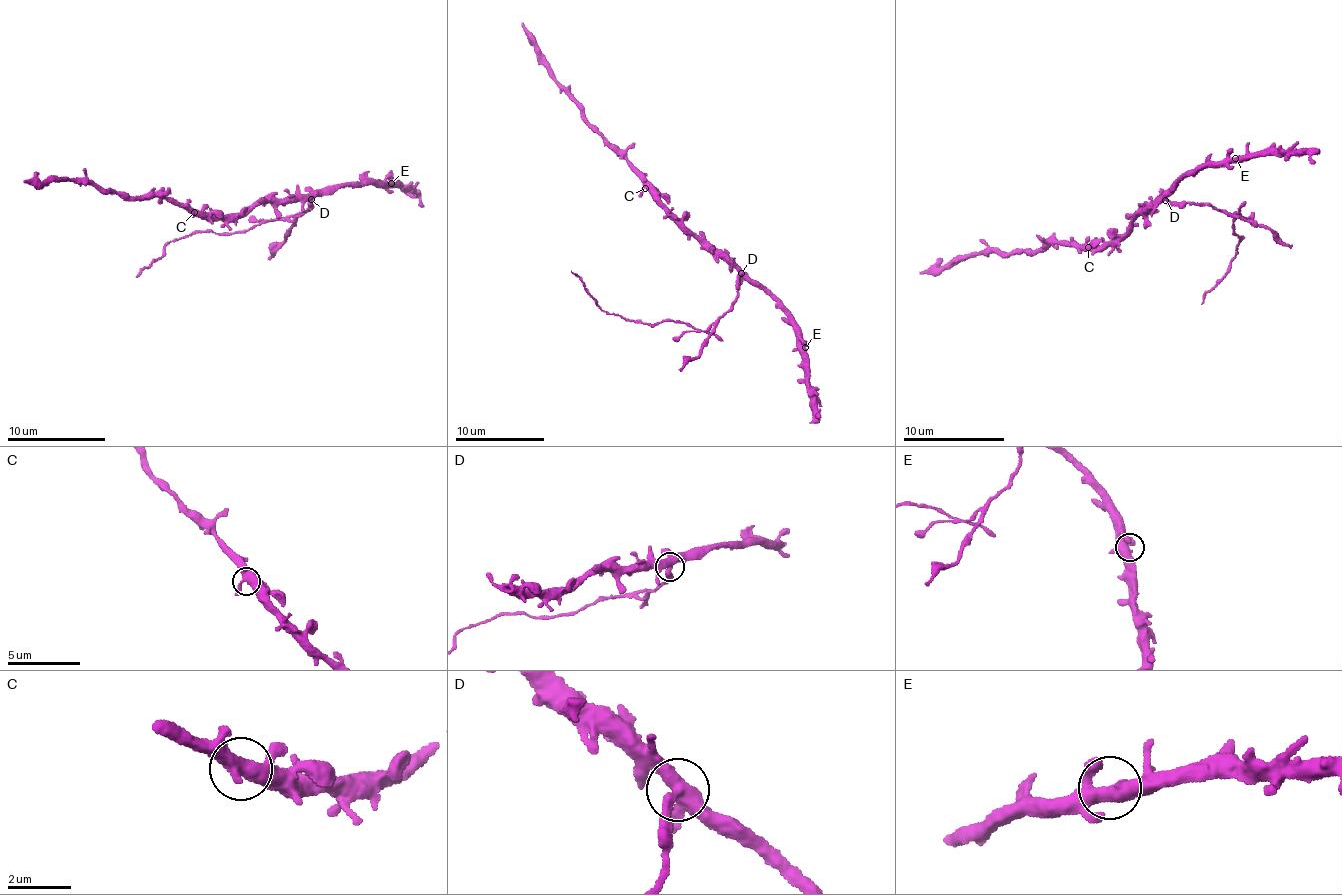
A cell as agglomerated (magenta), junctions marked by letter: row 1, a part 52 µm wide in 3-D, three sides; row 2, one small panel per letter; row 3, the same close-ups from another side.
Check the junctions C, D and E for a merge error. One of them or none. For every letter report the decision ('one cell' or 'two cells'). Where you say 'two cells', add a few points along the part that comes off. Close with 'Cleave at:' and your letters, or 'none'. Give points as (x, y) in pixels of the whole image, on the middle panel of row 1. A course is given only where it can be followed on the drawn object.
C: one cell
D: two cells | (742, 272), (737, 301), (705, 331), (696, 331), (682, 322), (644, 324), (606, 313), (570, 270)
E: one cell
Cleave at: D

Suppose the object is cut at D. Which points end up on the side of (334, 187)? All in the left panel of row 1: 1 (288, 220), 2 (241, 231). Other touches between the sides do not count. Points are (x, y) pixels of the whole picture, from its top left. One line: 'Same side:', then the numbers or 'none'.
Same side: none

